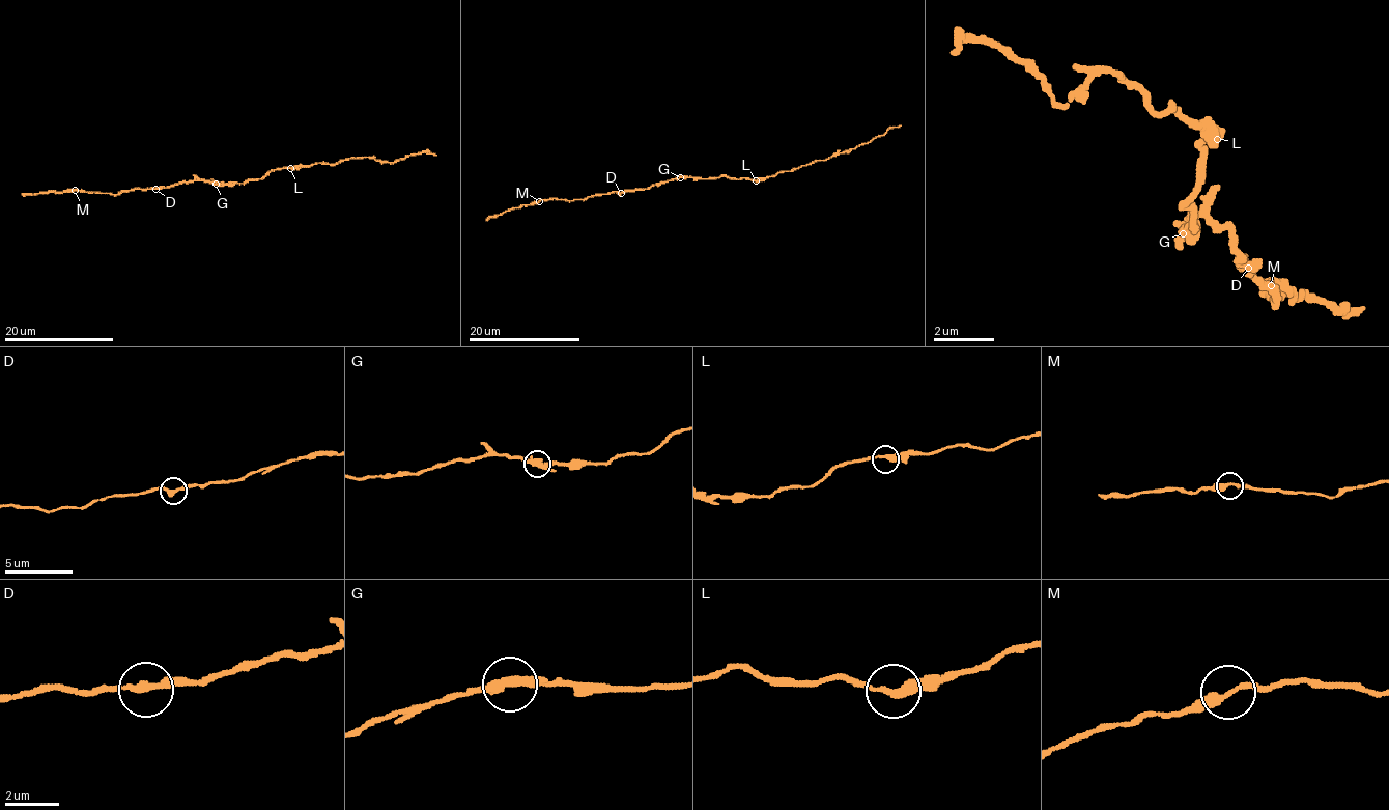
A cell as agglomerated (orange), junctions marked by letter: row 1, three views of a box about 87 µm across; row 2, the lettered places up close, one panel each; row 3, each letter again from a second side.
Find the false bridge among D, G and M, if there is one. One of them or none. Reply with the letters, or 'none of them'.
G

